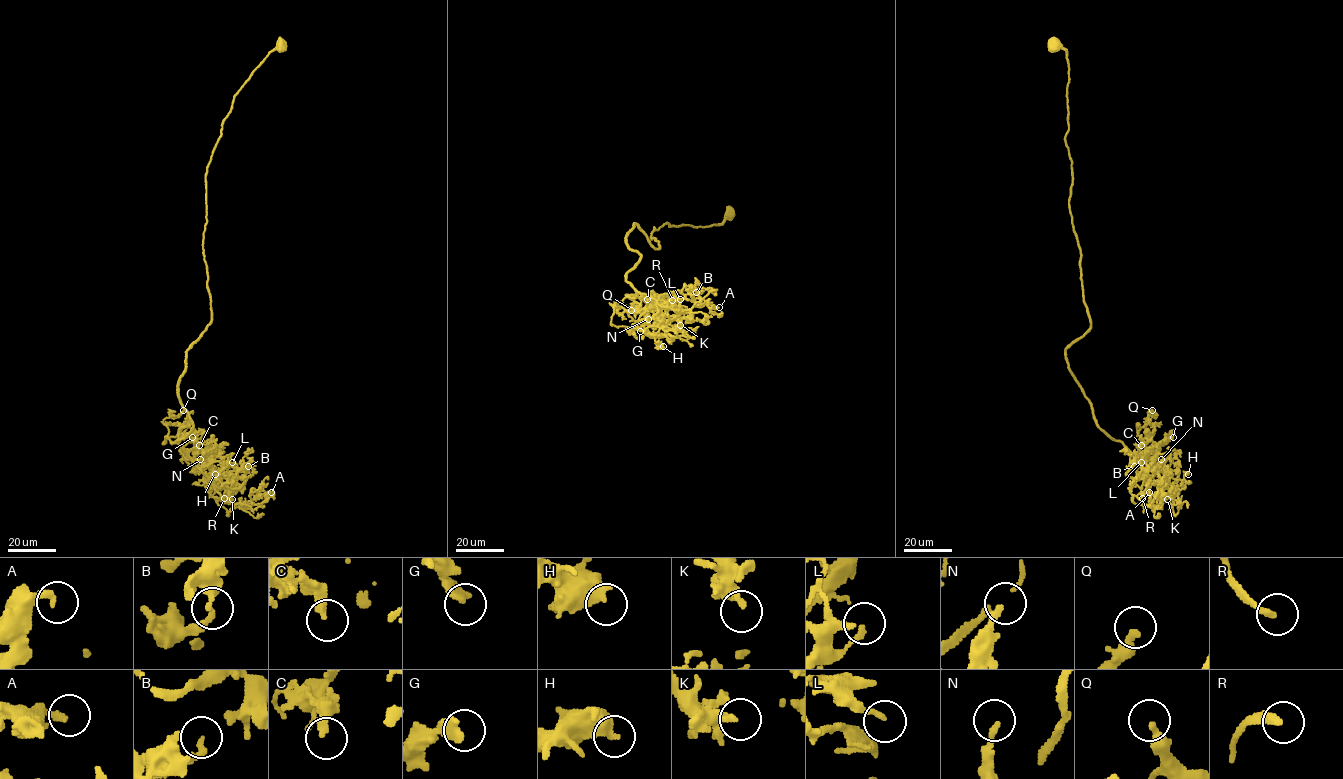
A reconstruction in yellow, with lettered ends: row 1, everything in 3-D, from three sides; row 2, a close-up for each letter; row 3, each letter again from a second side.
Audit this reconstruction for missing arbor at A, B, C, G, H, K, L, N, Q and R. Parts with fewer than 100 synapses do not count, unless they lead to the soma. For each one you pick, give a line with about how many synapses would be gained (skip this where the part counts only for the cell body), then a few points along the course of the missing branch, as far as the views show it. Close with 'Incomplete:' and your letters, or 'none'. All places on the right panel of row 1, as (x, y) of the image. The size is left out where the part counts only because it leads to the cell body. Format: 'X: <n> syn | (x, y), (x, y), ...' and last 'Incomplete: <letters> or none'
R: 140 syn | (1142, 498), (1156, 478)
Incomplete: R

